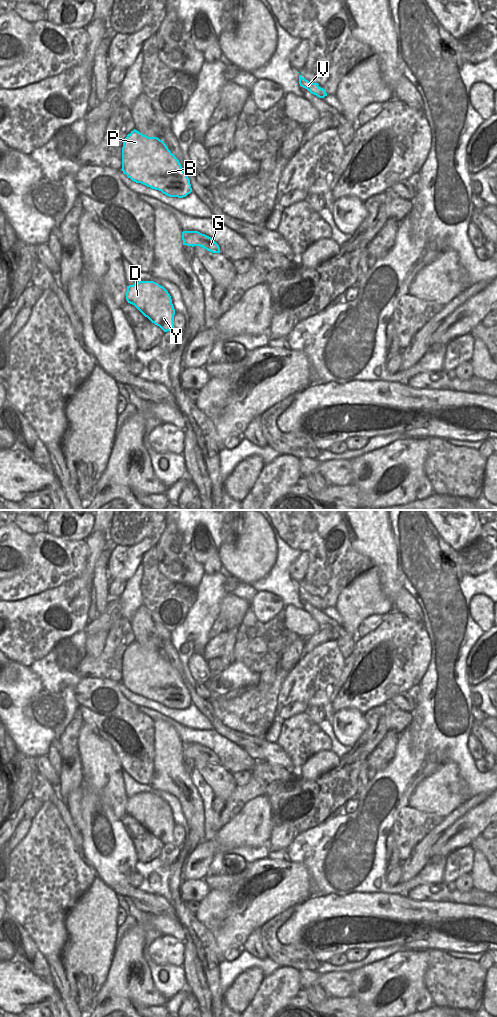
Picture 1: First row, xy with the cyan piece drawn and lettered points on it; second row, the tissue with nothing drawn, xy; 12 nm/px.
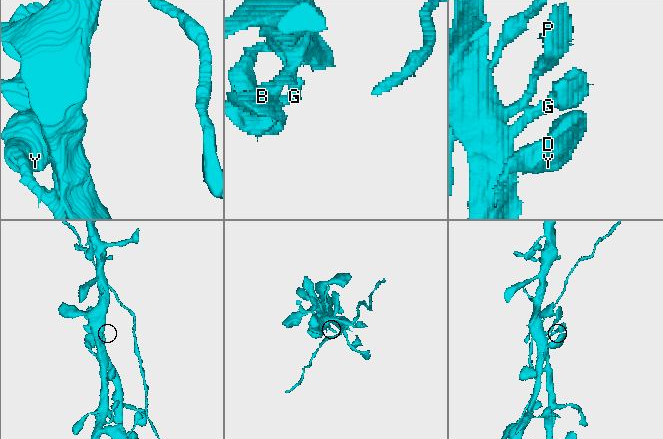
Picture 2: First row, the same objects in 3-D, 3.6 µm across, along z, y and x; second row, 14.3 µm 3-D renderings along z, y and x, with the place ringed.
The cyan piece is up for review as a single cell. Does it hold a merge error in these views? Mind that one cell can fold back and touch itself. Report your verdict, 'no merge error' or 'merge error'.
no merge error

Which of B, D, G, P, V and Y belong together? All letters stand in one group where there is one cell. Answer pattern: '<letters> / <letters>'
B D G P V Y

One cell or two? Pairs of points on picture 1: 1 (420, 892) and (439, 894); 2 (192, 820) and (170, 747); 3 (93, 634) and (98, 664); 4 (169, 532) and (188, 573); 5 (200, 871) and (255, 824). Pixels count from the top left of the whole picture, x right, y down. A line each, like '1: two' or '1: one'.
1: one
2: one
3: two
4: one
5: one

